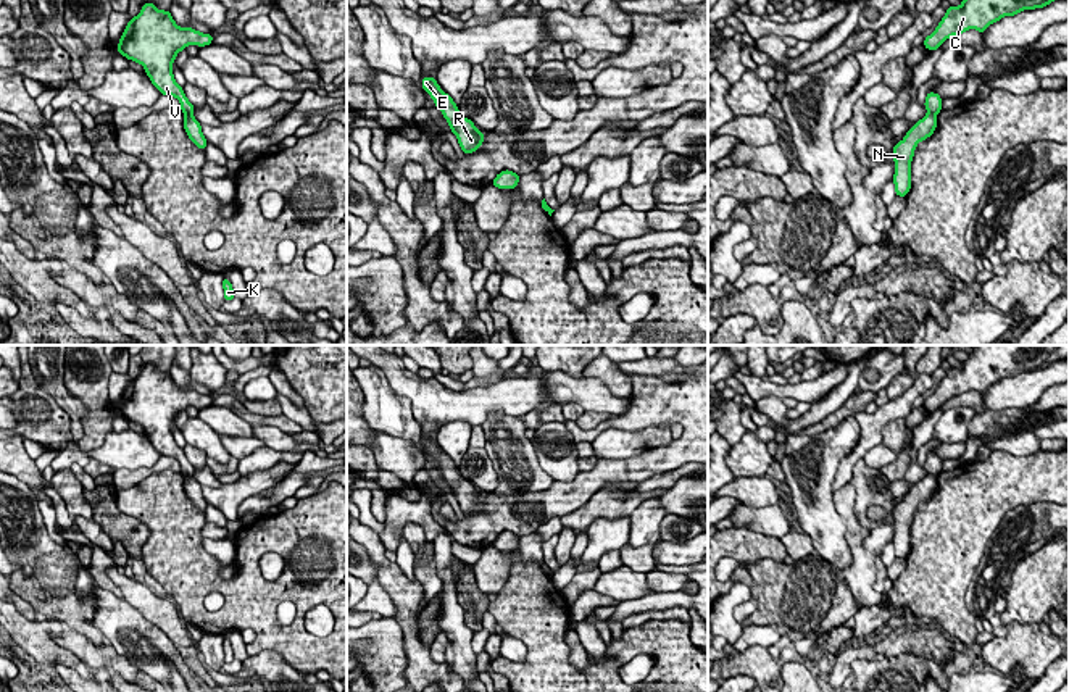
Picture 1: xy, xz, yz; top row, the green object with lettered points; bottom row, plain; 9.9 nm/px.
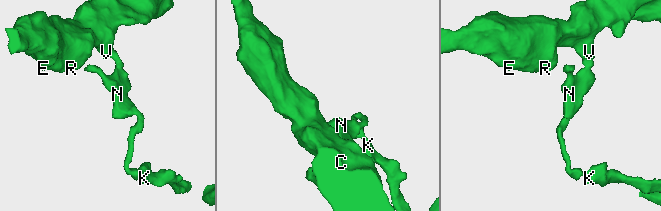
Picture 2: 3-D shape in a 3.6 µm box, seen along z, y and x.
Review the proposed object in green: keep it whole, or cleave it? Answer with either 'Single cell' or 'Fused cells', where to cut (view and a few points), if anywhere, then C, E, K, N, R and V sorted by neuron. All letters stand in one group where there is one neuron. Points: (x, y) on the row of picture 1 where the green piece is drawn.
Fused cells. Split along xy (191, 113), (186, 116). Groups: C E R V / K N

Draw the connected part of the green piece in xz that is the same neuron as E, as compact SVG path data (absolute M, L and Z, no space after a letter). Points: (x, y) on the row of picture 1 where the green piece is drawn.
M422 77L421 85L442 111L464 155L479 150L484 144L484 132L480 132L471 119L460 113L453 98L440 89L435 77Z

